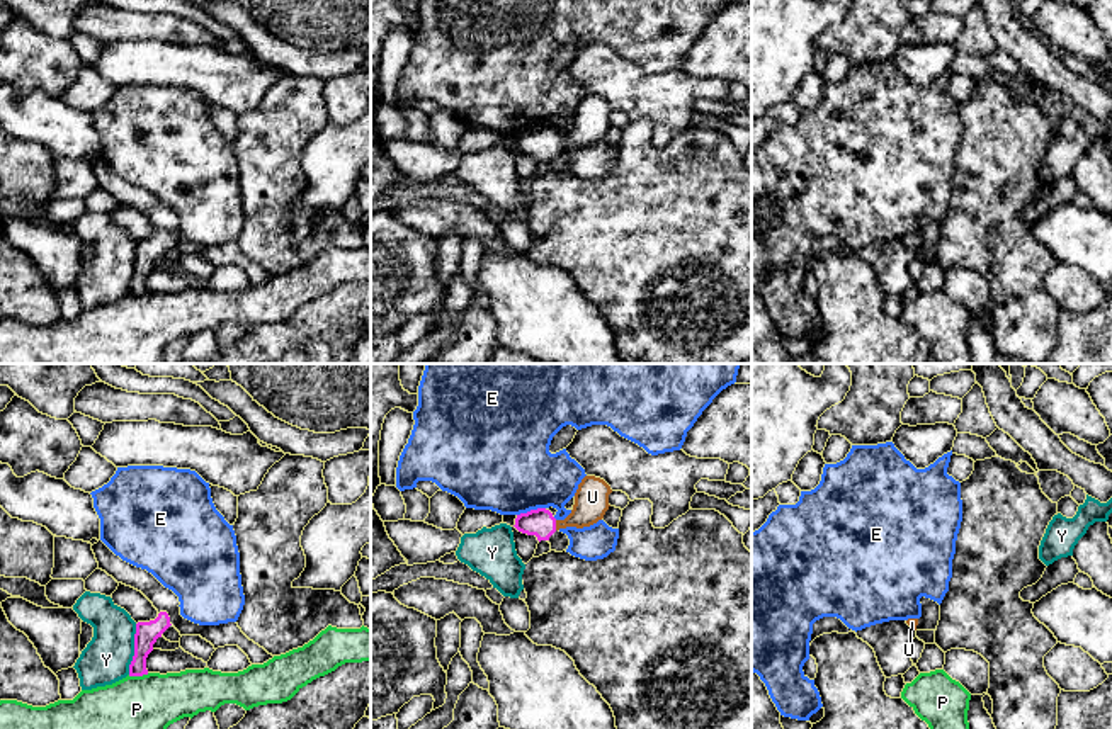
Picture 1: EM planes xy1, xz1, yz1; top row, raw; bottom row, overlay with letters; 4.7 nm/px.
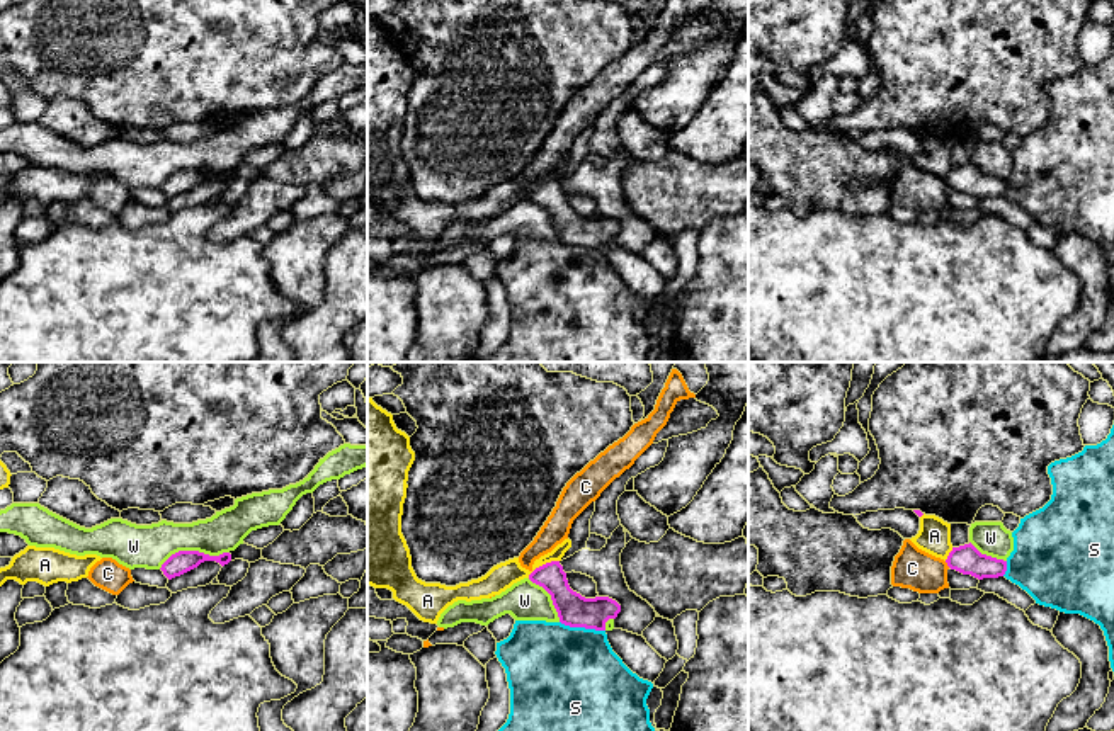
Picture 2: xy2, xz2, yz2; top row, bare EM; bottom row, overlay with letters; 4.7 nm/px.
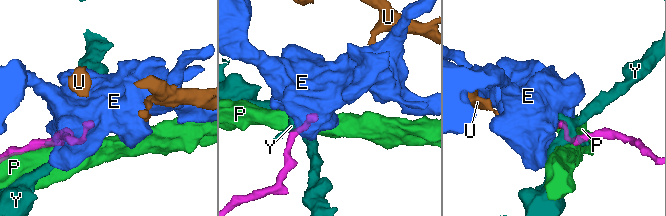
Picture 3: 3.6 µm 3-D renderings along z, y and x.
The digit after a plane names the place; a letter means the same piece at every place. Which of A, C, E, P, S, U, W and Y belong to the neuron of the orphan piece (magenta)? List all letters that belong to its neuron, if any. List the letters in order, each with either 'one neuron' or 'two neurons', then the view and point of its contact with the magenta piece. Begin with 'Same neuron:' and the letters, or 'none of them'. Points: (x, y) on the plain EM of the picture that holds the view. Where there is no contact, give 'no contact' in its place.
Same neuron: U
A: two neurons | xz2 (543, 184)
C: two neurons | yz2 (948, 184)
E: two neurons | xz1 (531, 129)
P: two neurons | xy1 (138, 294)
S: two neurons | xz2 (582, 245)
U: one neuron | xz1 (555, 145)
W: two neurons | xy2 (193, 170)
Y: two neurons | xy1 (135, 269)

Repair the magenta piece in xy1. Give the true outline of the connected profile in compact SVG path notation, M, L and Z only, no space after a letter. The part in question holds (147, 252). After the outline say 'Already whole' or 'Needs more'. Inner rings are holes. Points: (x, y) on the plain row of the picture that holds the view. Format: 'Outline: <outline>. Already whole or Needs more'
Outline: M160 231L155 240L138 241L134 253L134 275L129 284L129 296L148 294L146 277L153 270L153 263L170 246L170 236L167 231Z. Already whole

